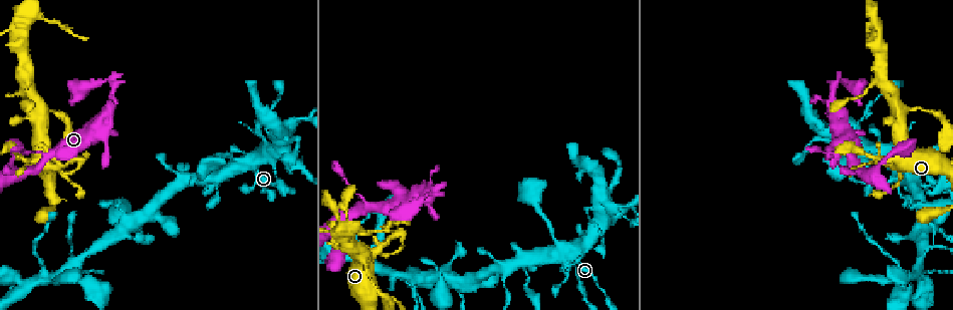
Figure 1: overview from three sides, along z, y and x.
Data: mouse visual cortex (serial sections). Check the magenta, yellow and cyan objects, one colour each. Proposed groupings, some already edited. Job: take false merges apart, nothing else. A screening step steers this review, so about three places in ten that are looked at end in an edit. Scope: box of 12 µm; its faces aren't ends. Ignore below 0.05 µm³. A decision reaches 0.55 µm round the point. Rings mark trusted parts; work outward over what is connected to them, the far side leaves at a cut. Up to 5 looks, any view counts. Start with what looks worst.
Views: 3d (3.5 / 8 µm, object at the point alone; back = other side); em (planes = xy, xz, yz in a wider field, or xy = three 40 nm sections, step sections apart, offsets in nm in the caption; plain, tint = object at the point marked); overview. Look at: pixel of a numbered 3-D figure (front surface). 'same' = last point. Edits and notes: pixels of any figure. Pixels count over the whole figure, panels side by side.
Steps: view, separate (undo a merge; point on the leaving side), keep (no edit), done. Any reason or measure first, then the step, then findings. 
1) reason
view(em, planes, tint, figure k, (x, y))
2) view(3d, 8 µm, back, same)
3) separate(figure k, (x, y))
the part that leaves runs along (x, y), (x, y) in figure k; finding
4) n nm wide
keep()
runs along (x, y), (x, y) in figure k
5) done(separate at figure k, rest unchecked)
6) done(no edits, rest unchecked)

view(3d, 8 µm, figure 1, (569, 251))

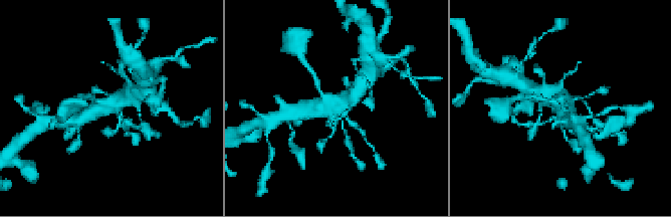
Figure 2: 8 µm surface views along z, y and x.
now the EM
view(em, xy, step 2, tint, figure 2, (335, 102))

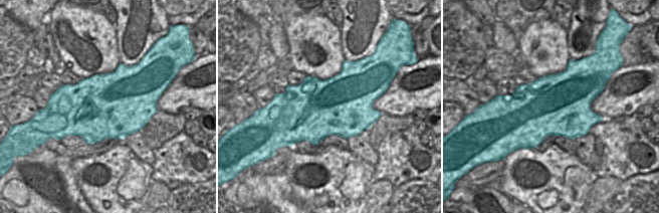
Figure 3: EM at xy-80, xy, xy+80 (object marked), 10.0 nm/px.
keep()
runs along (352, 124), (336, 103), (310, 110) in figure 2; continuous, no second cell

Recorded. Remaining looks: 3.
thin neck
view(3d, 8 µm, back, figure 1, (396, 275))

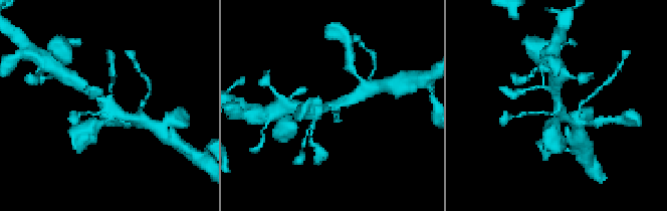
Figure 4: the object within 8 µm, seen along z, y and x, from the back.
zoom in
view(3d, 3.5 µm, back, figure 4, (334, 104))

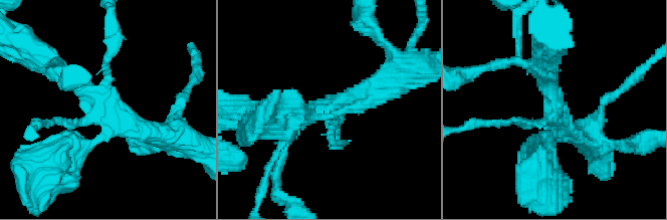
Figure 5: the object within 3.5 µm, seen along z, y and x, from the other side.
shape alone is not enough
view(em, xy, step 3, tint, figure 5, (103, 104))

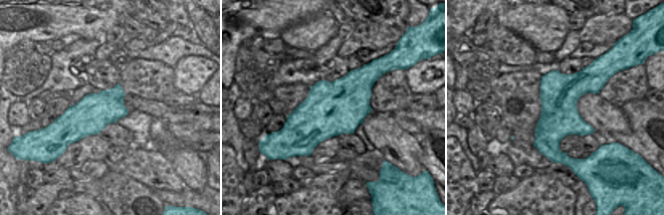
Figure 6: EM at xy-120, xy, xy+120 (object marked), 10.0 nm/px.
keep()
all the same cell

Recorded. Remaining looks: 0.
done(no edits, rest unchecked)

